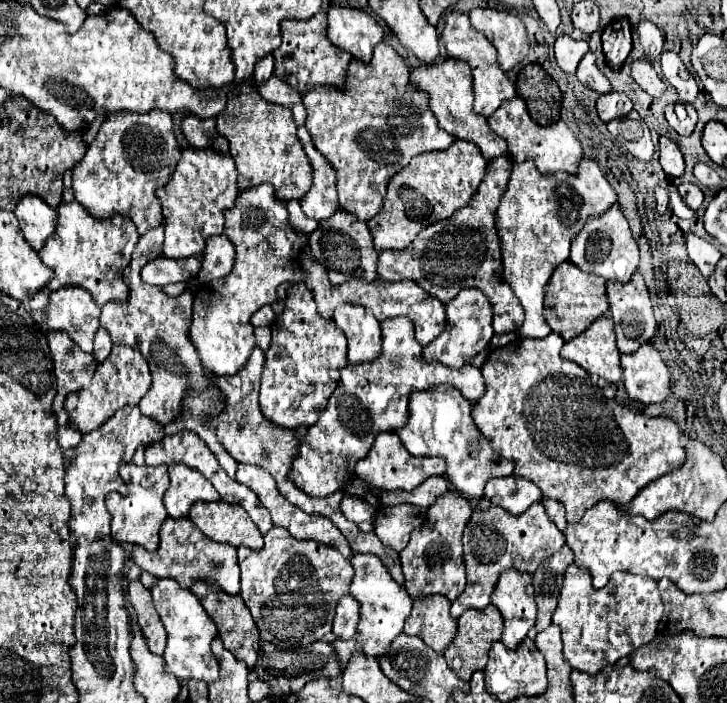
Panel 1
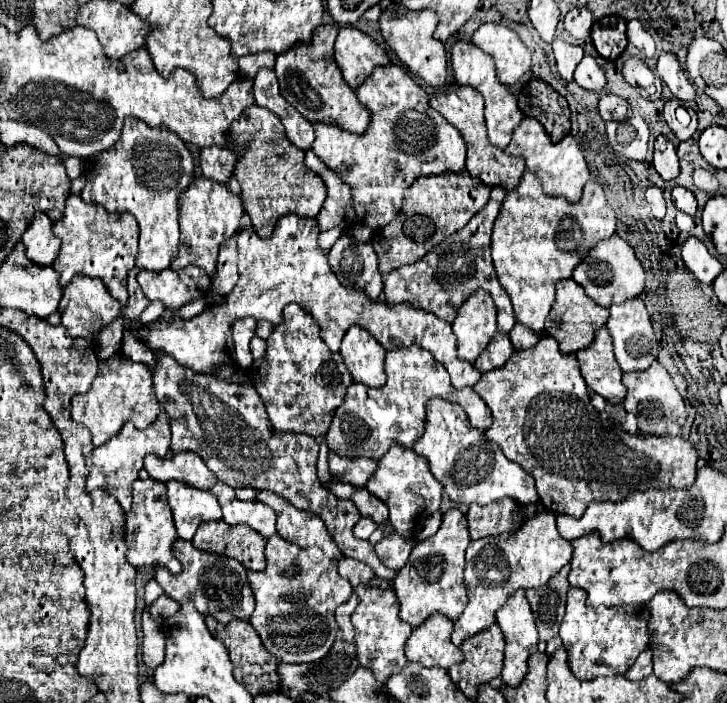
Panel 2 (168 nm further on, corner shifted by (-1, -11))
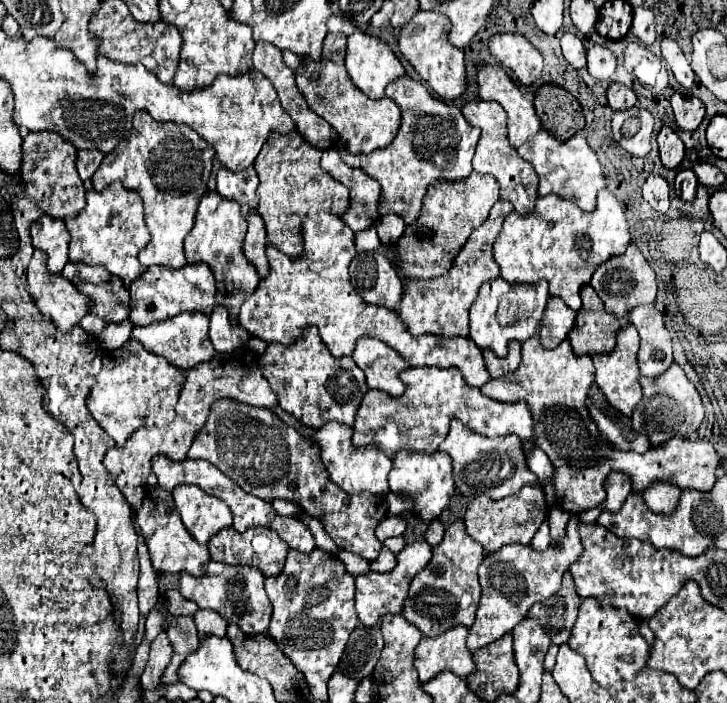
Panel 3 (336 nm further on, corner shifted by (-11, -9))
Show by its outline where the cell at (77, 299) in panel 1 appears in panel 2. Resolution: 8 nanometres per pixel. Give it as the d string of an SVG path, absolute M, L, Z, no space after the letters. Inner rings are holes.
M75 276L75 280L63 288L63 298L61 298L61 308L59 308L61 324L75 338L85 337L95 340L103 330L103 326L113 322L119 316L119 312L121 312L121 304L113 296L109 296L101 280L93 280L89 276Z

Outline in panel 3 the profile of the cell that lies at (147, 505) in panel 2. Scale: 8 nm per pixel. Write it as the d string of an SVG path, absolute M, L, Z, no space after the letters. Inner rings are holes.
M157 488L153 490L145 500L143 506L137 510L137 522L143 530L143 538L149 546L149 556L153 562L155 570L161 572L171 572L171 574L193 574L193 576L203 576L203 564L207 564L211 560L207 546L195 542L195 538L191 538L191 534L187 534L179 512L175 508L175 502L171 498L171 492Z

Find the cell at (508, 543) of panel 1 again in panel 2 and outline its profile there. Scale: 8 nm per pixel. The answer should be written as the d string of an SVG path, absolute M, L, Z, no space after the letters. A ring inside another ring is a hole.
M545 510L533 518L527 518L523 526L517 528L517 532L511 532L511 536L487 536L481 540L471 540L465 564L465 586L469 604L463 610L461 618L455 620L451 636L453 644L459 646L465 638L489 628L495 622L495 612L517 588L527 590L543 586L565 564L569 564L571 552L571 544L557 532L555 514Z

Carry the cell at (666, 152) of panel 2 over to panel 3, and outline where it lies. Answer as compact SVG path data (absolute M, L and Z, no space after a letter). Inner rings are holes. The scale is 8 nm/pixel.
M663 126L657 134L657 144L659 144L659 156L663 166L667 168L677 168L683 158L685 158L685 146L681 142L681 138L677 136L677 132L671 126Z

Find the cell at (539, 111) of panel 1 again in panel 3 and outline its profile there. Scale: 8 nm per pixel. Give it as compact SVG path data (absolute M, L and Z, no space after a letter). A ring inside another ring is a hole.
M543 84L535 92L535 110L541 126L557 140L569 140L585 126L577 98L555 84Z

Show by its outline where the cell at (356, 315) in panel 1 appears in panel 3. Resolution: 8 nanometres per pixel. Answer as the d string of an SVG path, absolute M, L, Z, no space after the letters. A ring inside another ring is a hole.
M359 338L353 360L365 372L367 386L383 390L389 396L401 396L405 386L399 380L399 372L411 368L391 346L379 338Z

